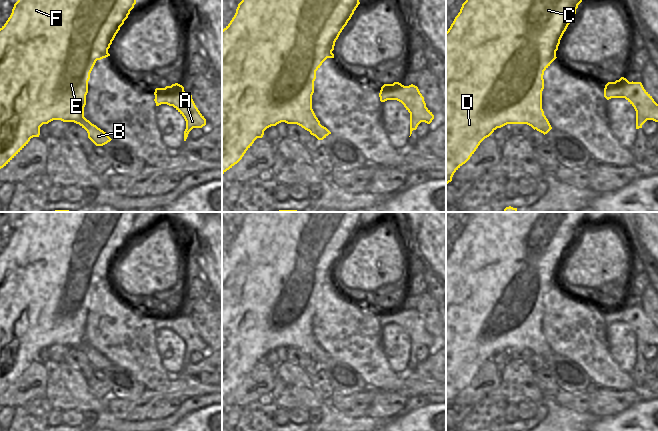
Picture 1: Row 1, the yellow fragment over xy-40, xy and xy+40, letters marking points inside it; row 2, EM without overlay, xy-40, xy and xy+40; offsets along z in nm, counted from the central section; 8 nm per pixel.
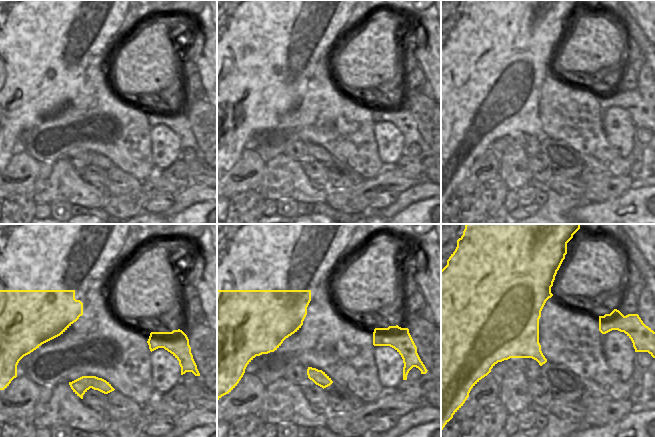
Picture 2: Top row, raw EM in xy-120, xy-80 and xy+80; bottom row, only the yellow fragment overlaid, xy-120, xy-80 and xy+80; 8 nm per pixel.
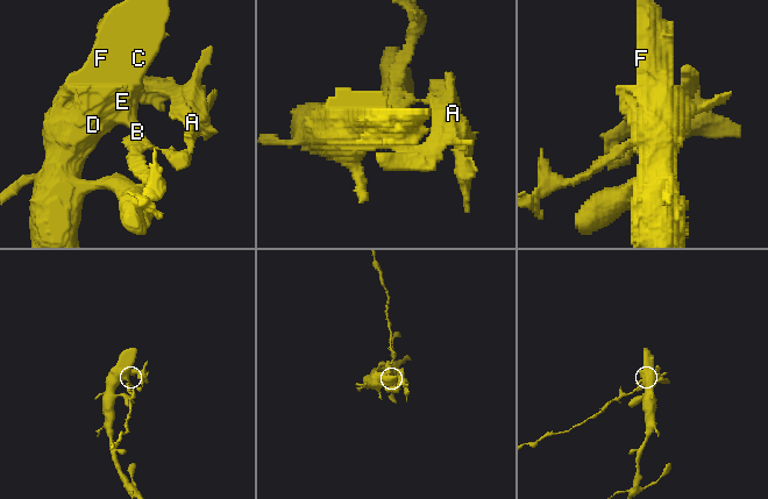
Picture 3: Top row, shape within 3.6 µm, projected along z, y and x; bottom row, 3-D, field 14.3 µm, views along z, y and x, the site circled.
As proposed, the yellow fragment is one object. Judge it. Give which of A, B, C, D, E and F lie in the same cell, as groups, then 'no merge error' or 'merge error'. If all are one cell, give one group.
A C D E F / B; merge error

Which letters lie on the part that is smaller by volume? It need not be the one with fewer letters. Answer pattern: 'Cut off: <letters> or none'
Cut off: B.

